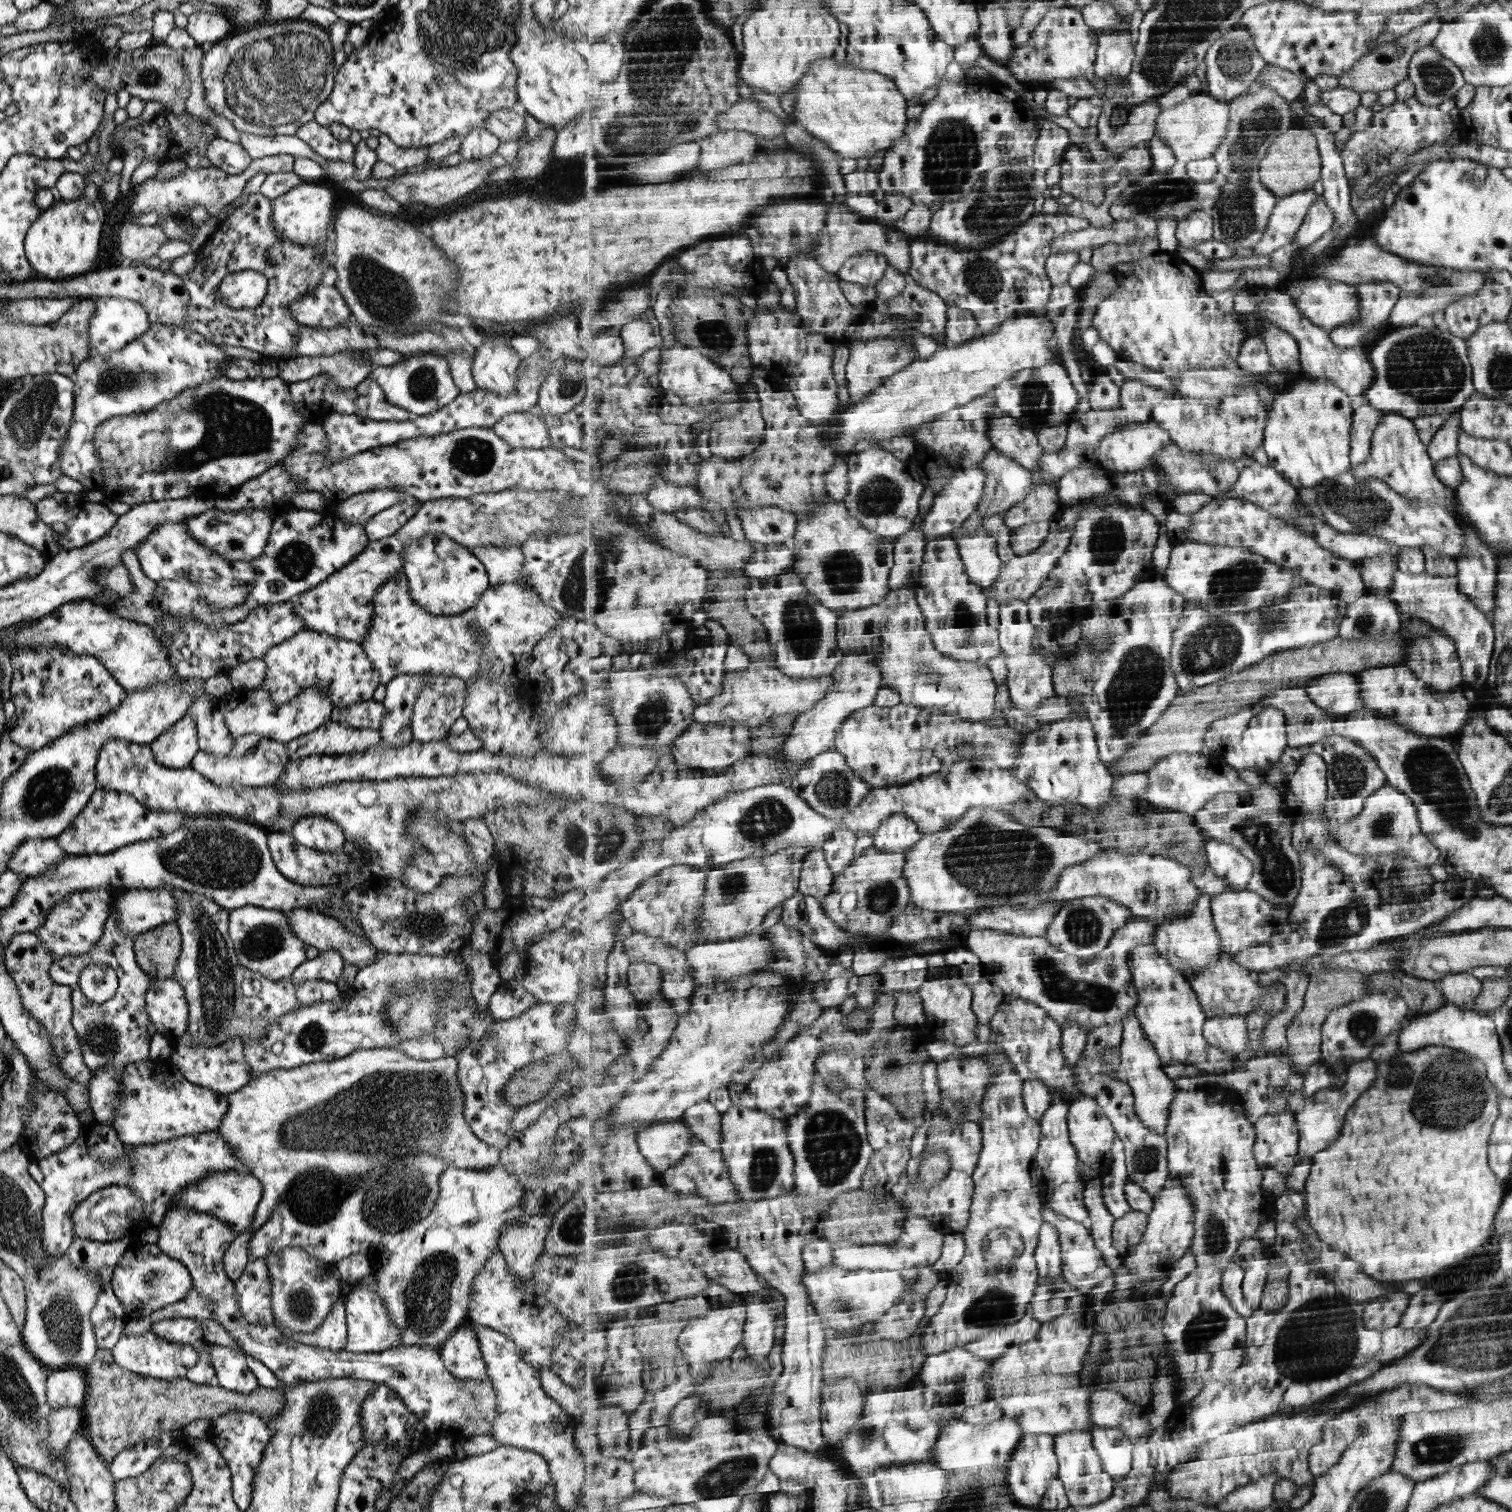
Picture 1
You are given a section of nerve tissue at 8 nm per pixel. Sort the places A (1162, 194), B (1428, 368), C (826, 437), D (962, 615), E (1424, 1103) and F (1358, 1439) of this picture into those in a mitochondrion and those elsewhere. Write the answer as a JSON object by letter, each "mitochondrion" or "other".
{"A":"mitochondrion","B":"mitochondrion","C":"other","D":"mitochondrion","E":"mitochondrion","F":"other"}

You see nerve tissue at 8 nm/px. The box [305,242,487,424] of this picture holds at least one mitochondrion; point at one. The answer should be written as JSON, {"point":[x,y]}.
{"point":[387,297]}

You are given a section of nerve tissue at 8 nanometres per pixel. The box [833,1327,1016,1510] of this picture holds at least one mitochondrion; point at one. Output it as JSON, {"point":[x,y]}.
{"point":[866,1434]}

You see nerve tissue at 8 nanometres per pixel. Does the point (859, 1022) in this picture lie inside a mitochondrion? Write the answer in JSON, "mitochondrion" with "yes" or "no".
{"mitochondrion":"yes"}

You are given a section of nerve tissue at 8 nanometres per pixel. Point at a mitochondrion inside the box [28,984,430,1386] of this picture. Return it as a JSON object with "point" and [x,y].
{"point":[62,1318]}

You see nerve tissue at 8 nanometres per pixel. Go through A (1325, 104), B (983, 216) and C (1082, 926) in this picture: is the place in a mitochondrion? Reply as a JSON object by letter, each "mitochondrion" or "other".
{"A":"other","B":"mitochondrion","C":"mitochondrion"}

